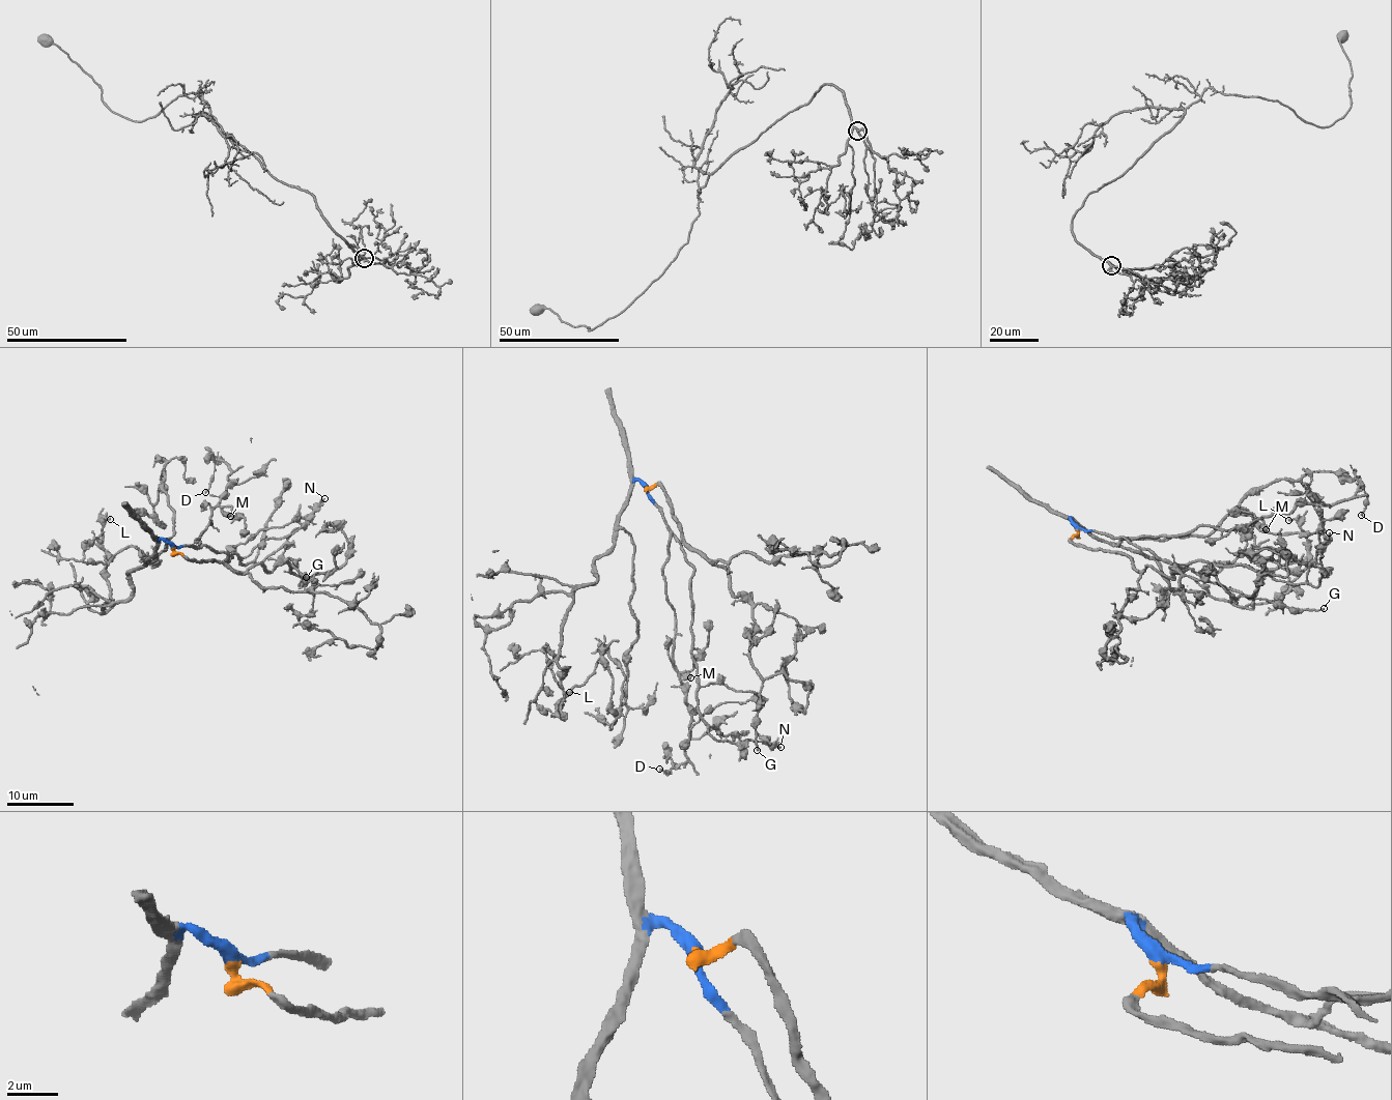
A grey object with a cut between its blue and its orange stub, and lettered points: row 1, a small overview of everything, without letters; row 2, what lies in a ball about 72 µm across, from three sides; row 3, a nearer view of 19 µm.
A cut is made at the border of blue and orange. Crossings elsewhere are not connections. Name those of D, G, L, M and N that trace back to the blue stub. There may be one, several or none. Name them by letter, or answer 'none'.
D, L, M, N

